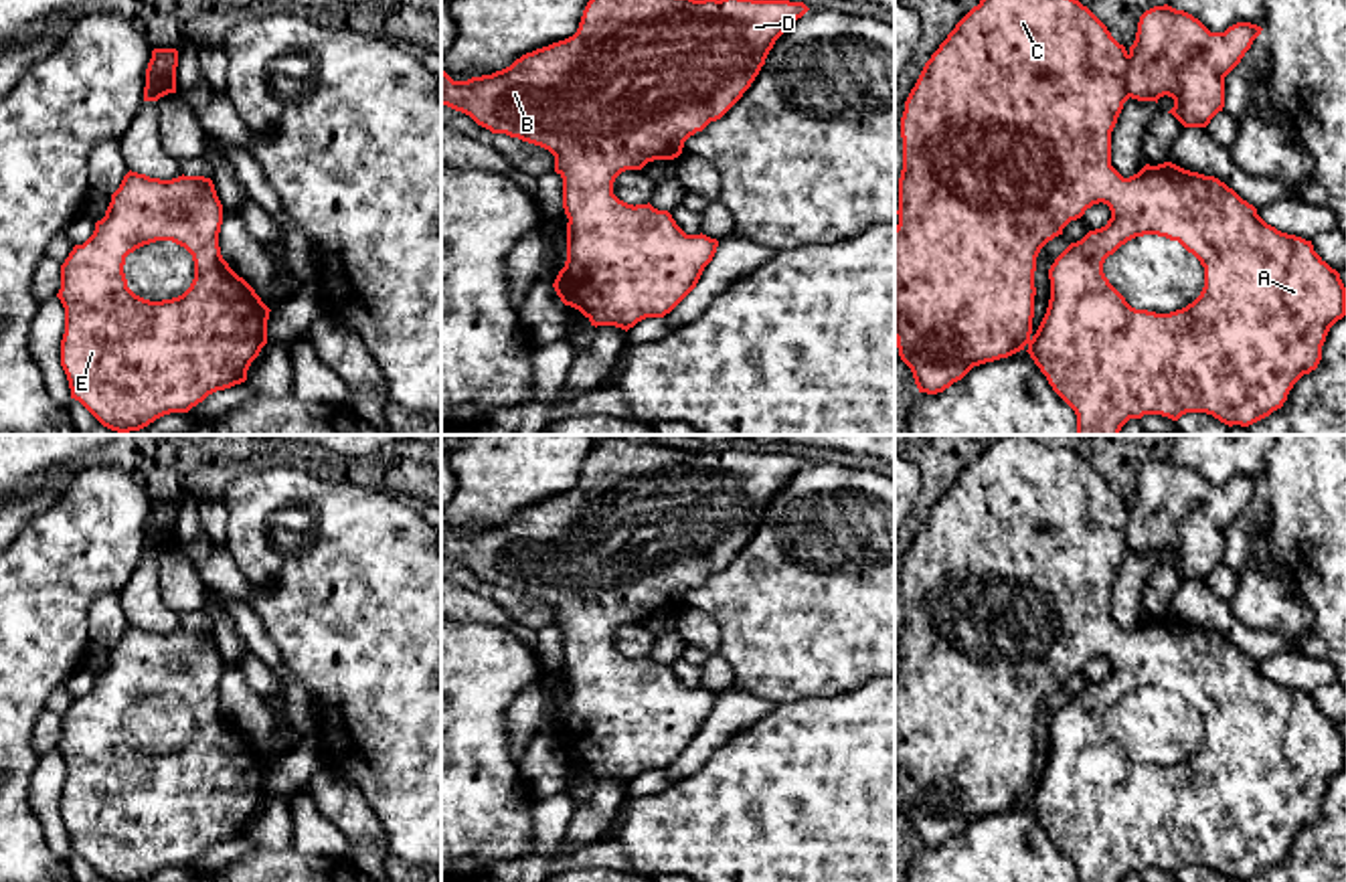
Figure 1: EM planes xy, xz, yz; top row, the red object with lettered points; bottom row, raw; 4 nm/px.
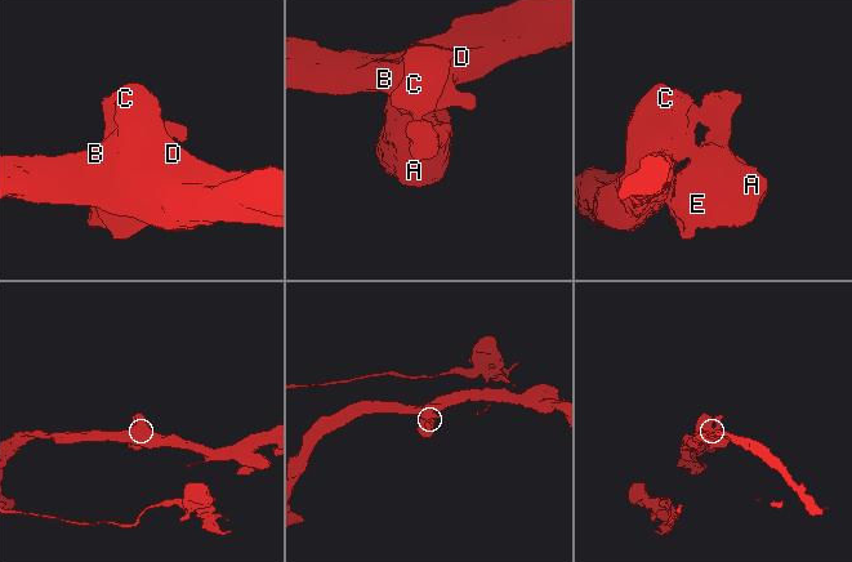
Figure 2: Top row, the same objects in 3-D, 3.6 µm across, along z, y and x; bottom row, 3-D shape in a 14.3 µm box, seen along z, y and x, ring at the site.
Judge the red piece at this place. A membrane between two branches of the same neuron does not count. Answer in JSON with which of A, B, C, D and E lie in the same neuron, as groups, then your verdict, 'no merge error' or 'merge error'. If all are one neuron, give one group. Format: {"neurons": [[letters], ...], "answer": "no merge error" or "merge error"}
{"neurons": [["A", "B", "C", "D", "E"]], "answer": "no merge error"}

